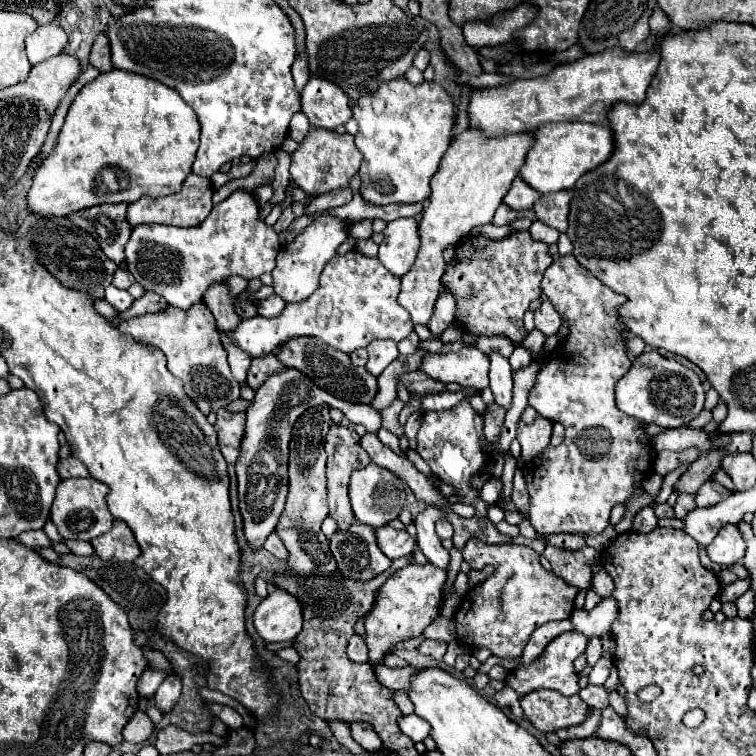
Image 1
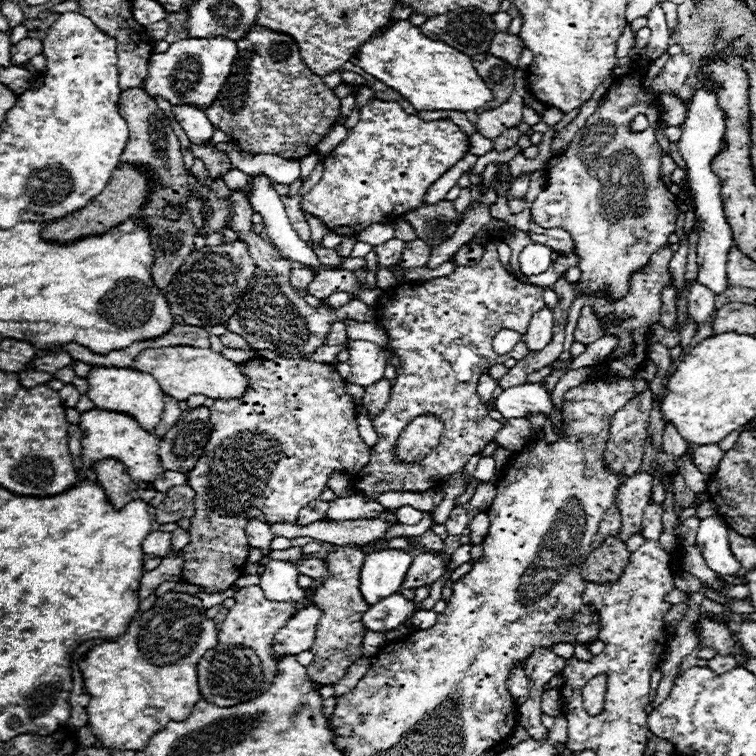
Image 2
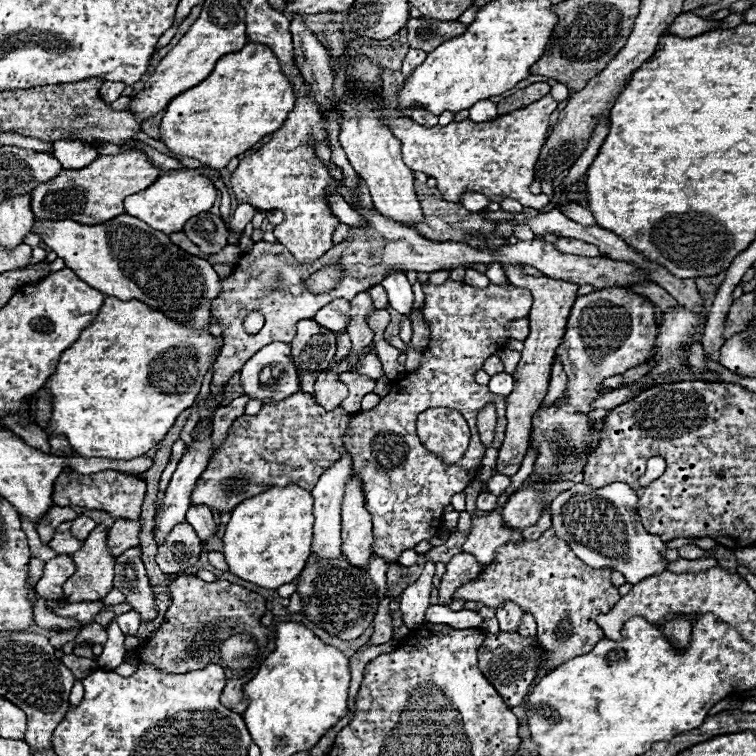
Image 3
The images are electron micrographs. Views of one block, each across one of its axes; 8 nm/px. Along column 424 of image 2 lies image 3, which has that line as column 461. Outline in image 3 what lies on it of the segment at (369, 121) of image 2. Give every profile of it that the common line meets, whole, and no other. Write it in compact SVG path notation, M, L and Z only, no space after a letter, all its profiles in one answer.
M546 94L534 104L514 110L506 116L498 116L490 122L462 120L454 126L434 126L422 128L414 120L404 118L400 110L386 108L380 100L384 122L390 126L394 136L402 142L404 164L414 172L426 172L438 180L438 188L444 200L460 202L466 190L474 190L486 196L506 196L518 200L522 206L542 210L549 203L545 194L532 194L528 186L534 180L534 162L538 158L540 146L544 144L546 130L550 126L550 114L556 110L558 102Z

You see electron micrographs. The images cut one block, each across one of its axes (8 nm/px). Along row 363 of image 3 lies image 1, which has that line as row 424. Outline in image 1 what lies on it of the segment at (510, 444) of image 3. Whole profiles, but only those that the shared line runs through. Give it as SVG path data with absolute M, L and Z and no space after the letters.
M528 406L522 412L516 436L516 440L522 446L522 454L518 460L520 468L532 462L550 444L550 434L552 434L552 422L548 418L542 418L534 408Z

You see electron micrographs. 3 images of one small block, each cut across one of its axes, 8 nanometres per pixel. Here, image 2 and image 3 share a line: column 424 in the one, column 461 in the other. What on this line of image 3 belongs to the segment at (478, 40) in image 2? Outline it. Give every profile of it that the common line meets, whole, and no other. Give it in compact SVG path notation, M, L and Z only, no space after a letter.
M418 18L414 22L408 22L406 28L410 48L418 48L424 52L430 52L432 48L438 48L438 44L442 44L444 40L462 36L462 32L466 32L466 24L458 20L430 20L430 18Z

